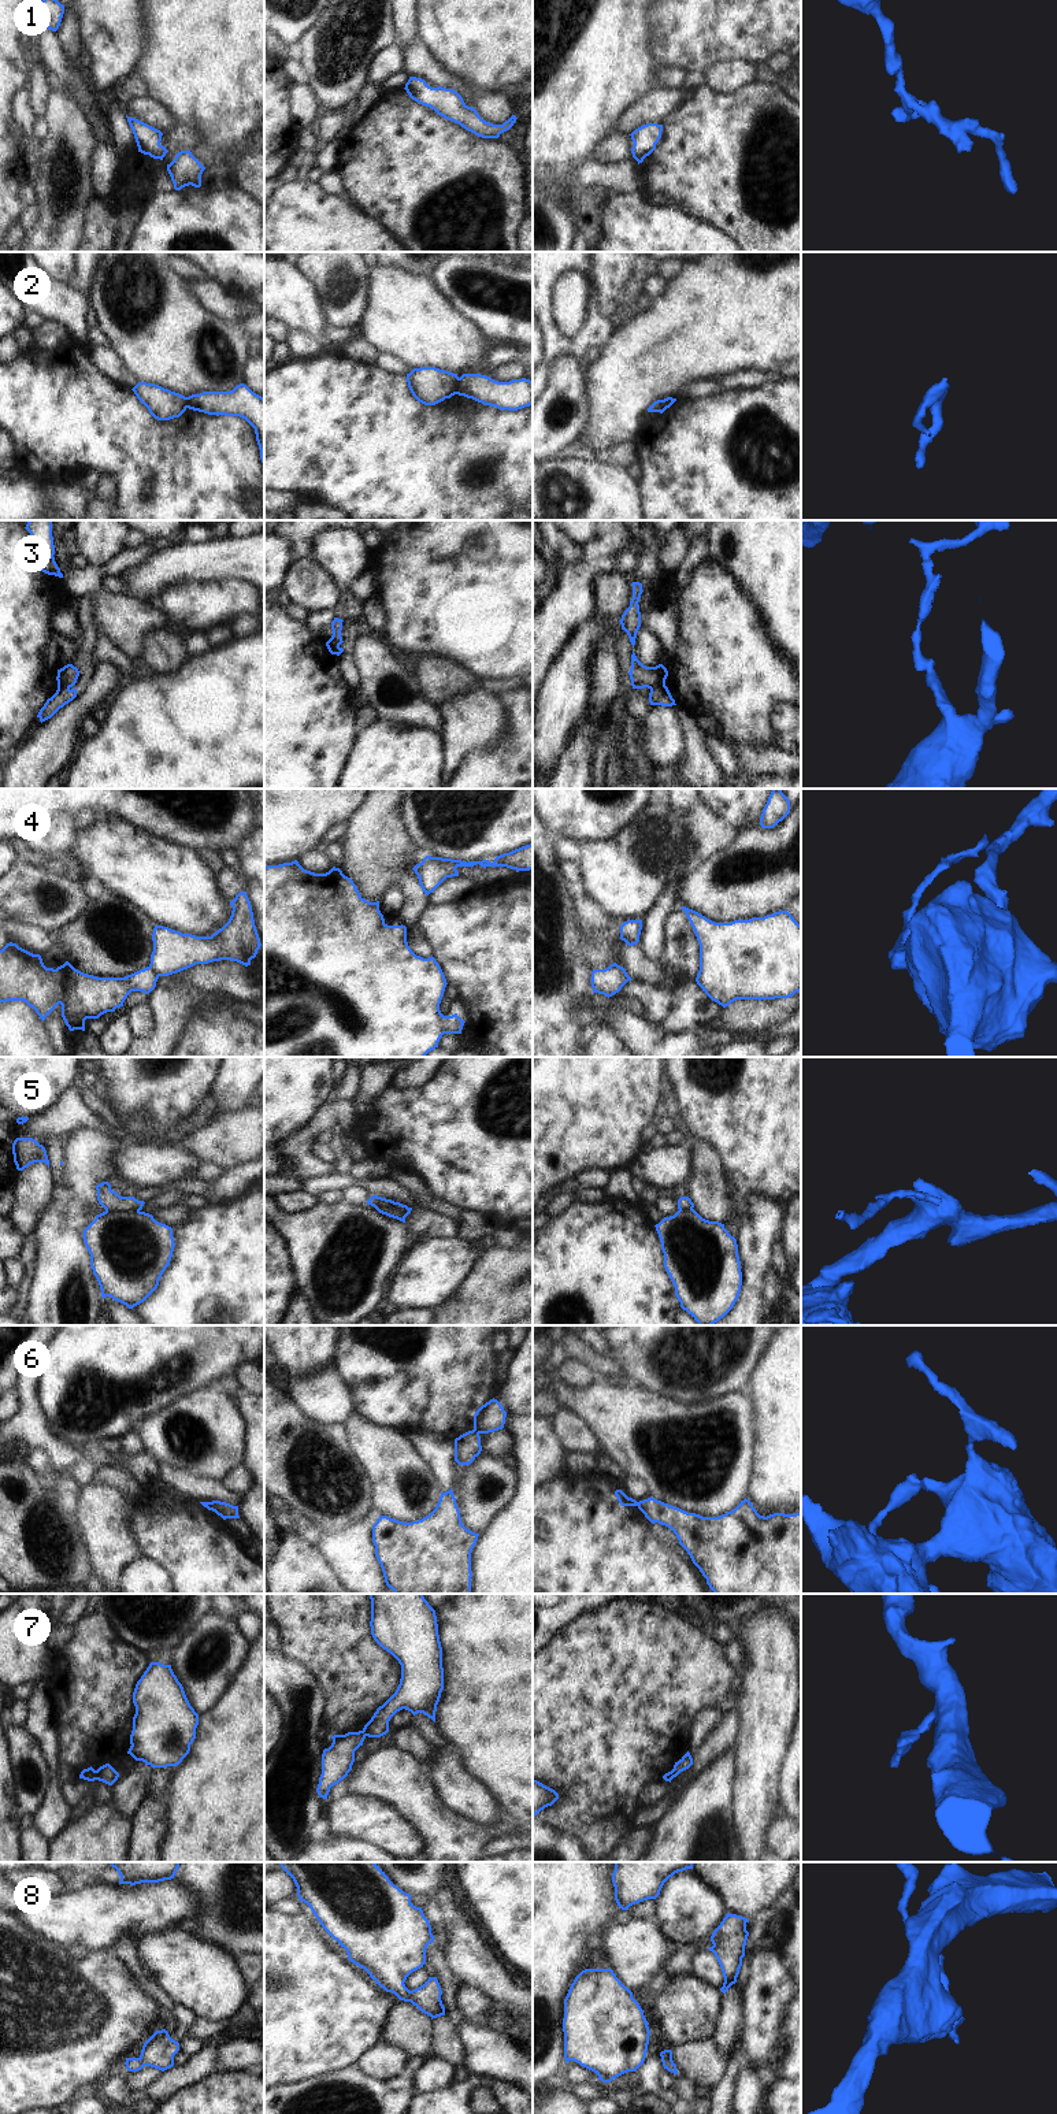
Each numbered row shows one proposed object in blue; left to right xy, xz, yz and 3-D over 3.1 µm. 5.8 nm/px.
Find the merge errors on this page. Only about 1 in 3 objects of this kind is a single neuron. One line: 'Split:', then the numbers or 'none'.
Split: 2, 3, 4, 5, 6, 7, 8

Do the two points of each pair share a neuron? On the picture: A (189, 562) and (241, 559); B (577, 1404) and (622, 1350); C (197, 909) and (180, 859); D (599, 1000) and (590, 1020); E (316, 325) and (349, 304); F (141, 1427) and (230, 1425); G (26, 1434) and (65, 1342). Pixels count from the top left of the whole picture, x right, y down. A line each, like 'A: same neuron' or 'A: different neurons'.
A: same neuron
B: different neurons
C: same neuron
D: same neuron
E: different neurons
F: same neuron
G: different neurons

